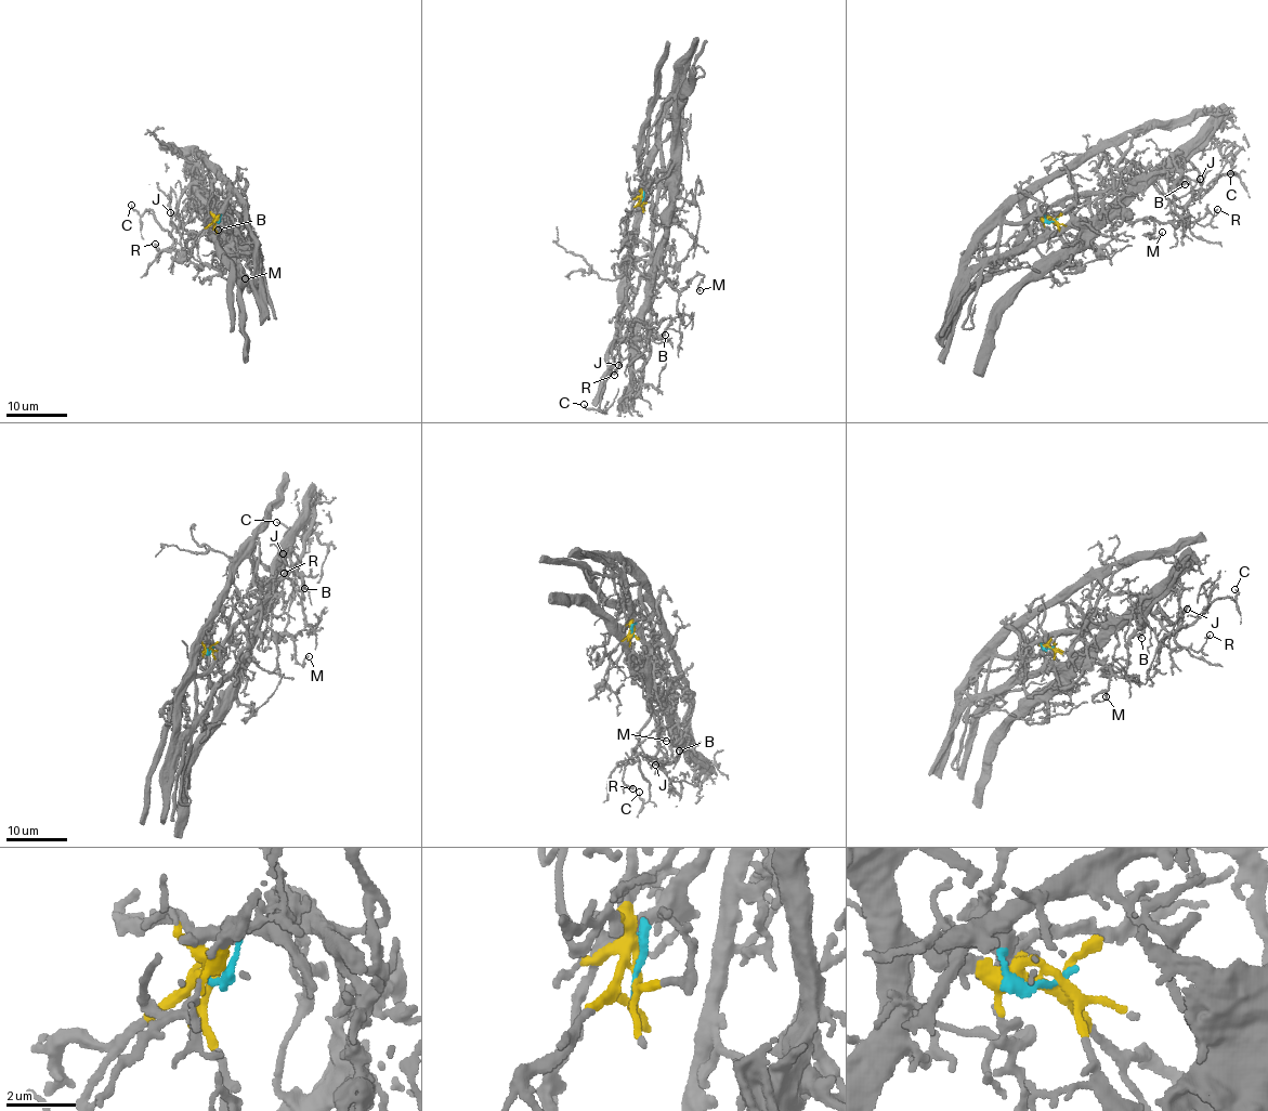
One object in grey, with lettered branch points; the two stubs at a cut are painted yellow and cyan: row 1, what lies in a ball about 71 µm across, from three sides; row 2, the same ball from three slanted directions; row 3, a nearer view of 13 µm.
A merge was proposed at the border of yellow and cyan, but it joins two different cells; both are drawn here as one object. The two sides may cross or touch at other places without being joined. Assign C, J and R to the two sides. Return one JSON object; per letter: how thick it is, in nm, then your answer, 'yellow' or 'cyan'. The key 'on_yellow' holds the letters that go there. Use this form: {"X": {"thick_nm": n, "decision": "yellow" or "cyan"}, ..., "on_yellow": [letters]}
{"C": {"thick_nm": 150, "decision": "yellow"}, "J": {"thick_nm": 150, "decision": "yellow"}, "R": {"thick_nm": 200, "decision": "yellow"}, "on_yellow": ["C", "J", "R"]}

